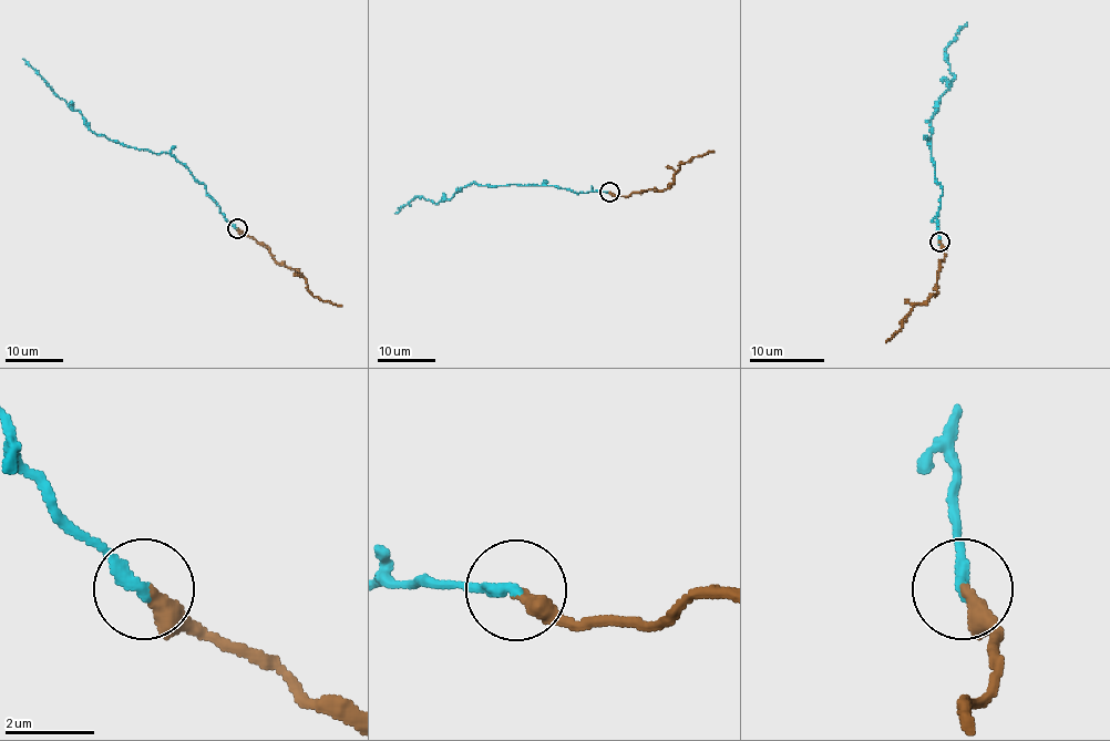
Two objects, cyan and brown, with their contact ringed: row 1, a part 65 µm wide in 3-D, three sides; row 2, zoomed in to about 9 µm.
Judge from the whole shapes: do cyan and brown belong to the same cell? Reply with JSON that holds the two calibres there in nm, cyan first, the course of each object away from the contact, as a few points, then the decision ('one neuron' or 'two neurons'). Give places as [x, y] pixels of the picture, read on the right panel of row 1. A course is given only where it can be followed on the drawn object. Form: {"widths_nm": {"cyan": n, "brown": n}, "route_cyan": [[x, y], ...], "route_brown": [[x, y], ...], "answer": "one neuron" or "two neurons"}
{"widths_nm": {"cyan": 300, "brown": 340}, "route_cyan": [[938, 243], [943, 188], [935, 176], [929, 139], [933, 132], [927, 122], [954, 75], [946, 47], [967, 22]], "route_brown": [[938, 243], [944, 251], [936, 291], [912, 308], [901, 329], [886, 342]], "answer": "one neuron"}

